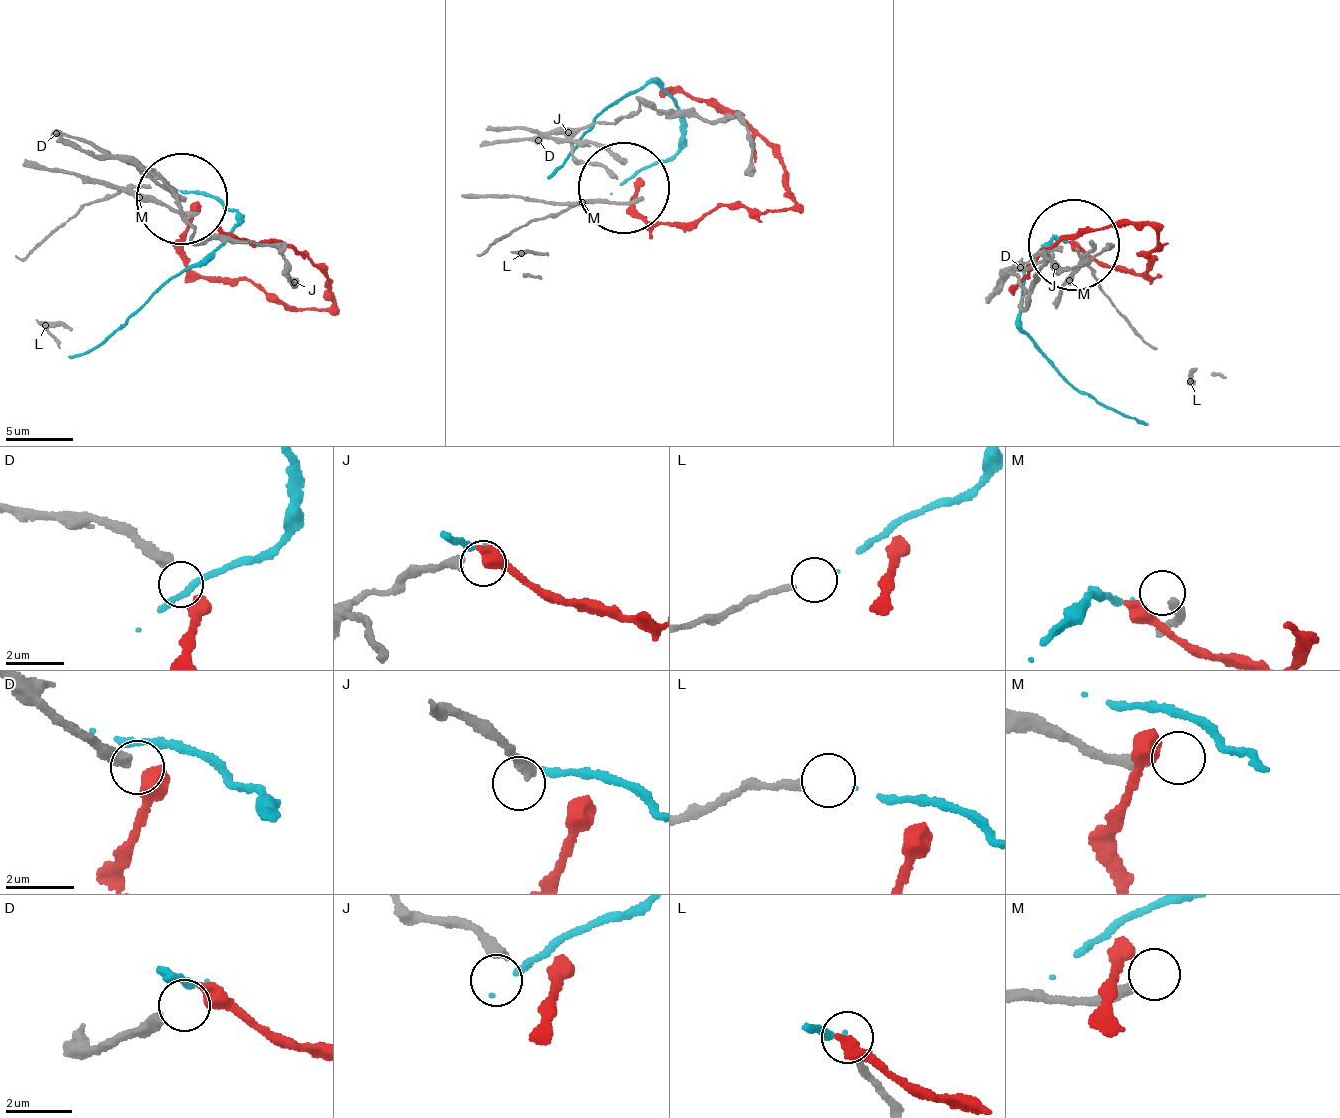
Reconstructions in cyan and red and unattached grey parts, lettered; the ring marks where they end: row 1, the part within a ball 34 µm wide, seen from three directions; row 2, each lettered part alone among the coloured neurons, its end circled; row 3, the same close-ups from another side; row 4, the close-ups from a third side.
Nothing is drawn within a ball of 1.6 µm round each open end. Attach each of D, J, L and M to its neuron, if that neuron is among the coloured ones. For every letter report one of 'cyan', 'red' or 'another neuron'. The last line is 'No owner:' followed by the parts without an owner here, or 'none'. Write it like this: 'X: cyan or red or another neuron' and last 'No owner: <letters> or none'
D: red
J: another neuron
L: cyan
M: another neuron
No owner: J, M

